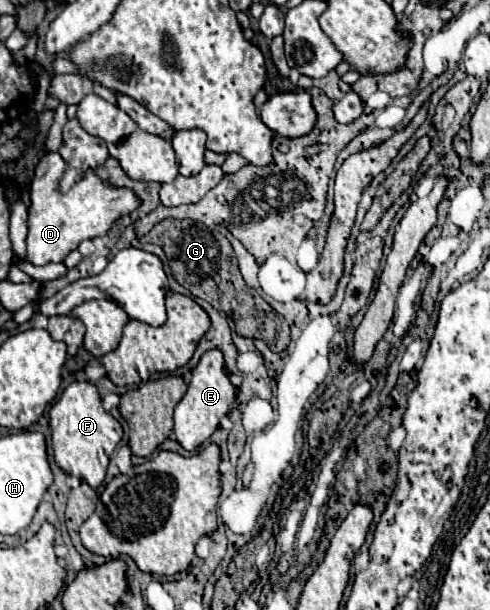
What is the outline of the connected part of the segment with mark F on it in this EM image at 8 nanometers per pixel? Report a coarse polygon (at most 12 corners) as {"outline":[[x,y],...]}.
{"outline":[[97,386],[49,410],[57,466],[97,488],[123,436]]}

